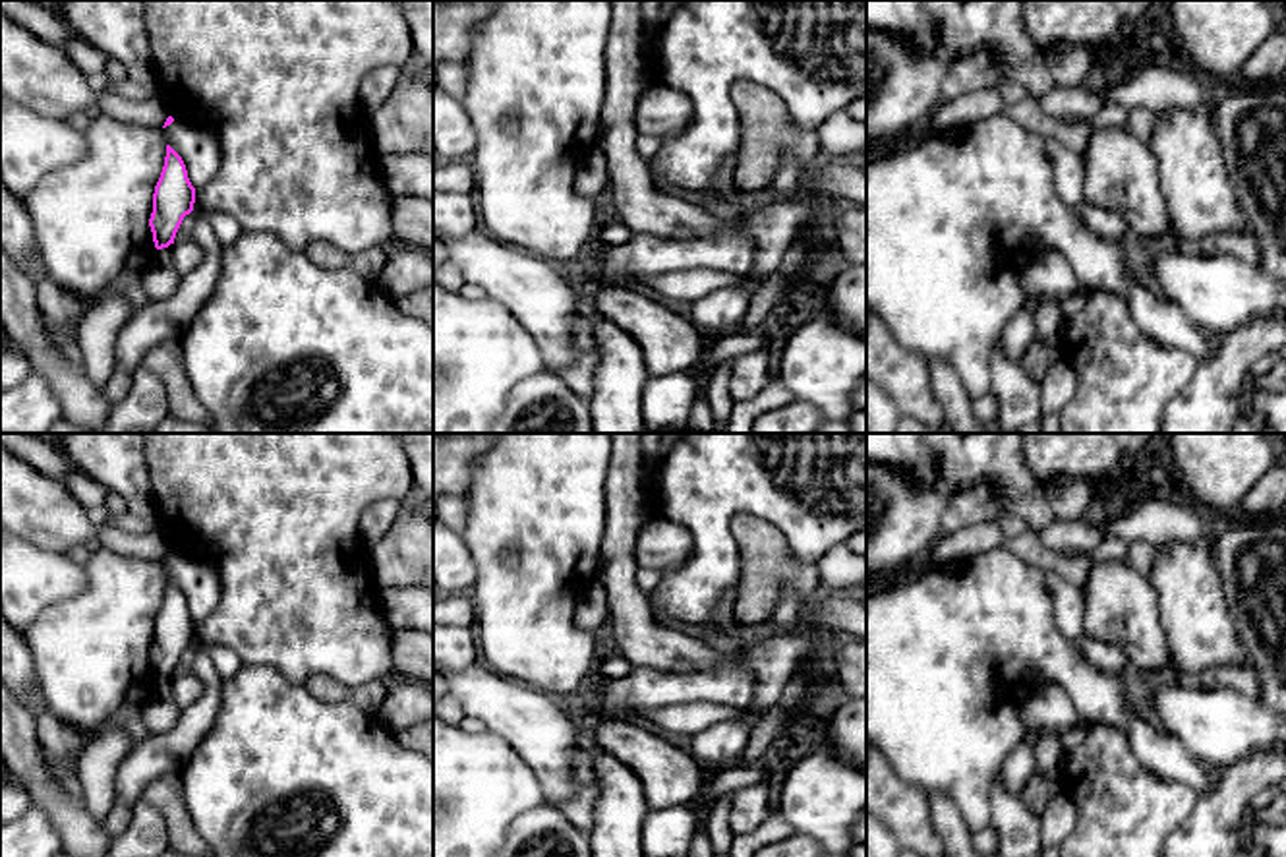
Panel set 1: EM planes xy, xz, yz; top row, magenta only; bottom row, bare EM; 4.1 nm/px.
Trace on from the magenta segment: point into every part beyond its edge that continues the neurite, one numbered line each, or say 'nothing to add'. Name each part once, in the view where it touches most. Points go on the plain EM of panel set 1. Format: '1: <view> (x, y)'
nothing to add

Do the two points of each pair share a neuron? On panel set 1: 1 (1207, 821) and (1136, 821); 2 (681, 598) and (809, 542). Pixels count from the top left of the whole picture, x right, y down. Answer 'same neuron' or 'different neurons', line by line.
1: different neurons
2: same neuron

